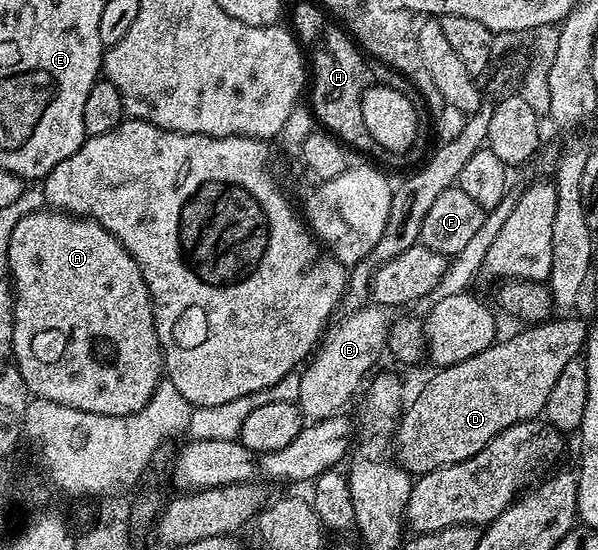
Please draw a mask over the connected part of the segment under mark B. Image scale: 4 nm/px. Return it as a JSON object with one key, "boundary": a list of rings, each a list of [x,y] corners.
{"boundary":[[[366,305],[346,314],[339,325],[334,324],[326,332],[318,351],[302,370],[299,387],[297,383],[297,404],[304,418],[311,421],[326,419],[345,409],[363,377],[386,350],[391,324],[387,315],[380,306]]]}

